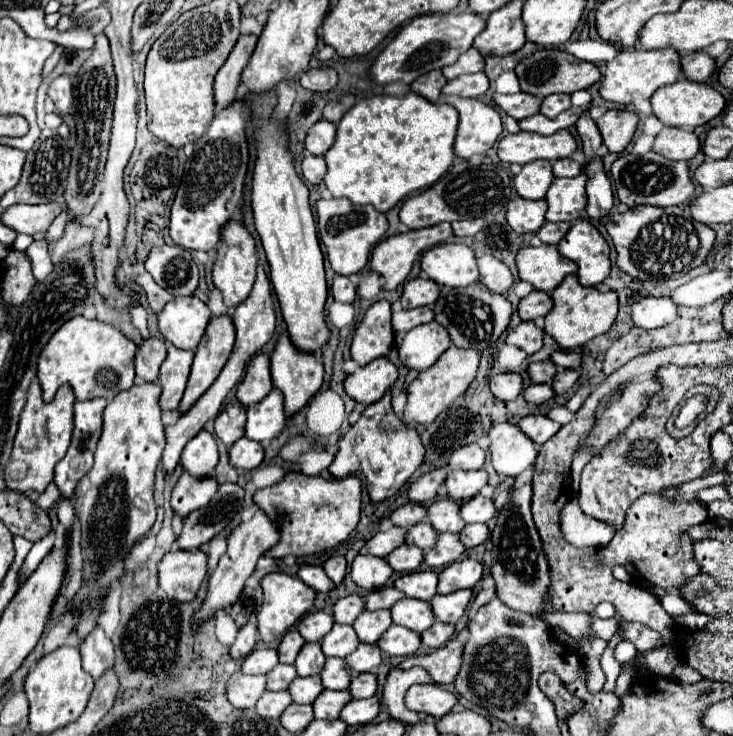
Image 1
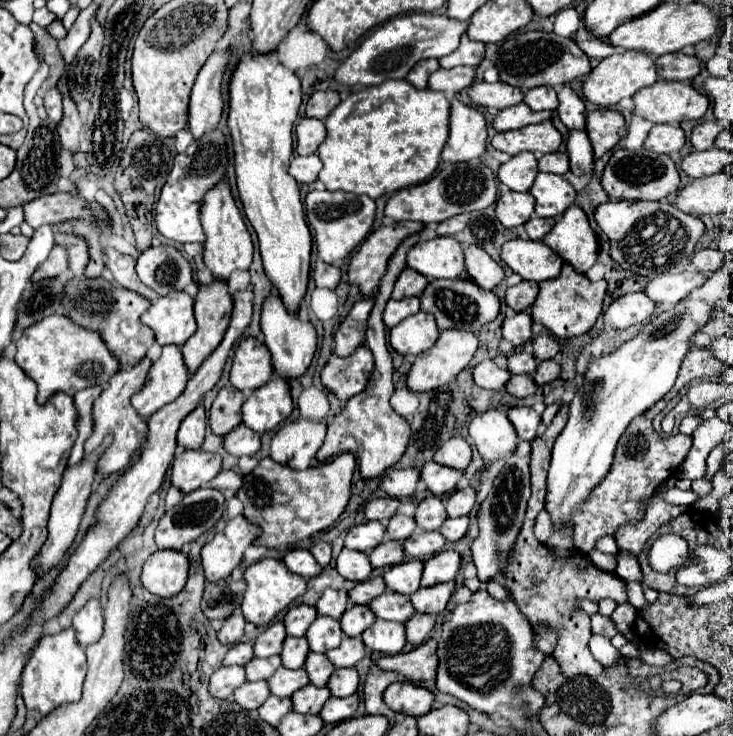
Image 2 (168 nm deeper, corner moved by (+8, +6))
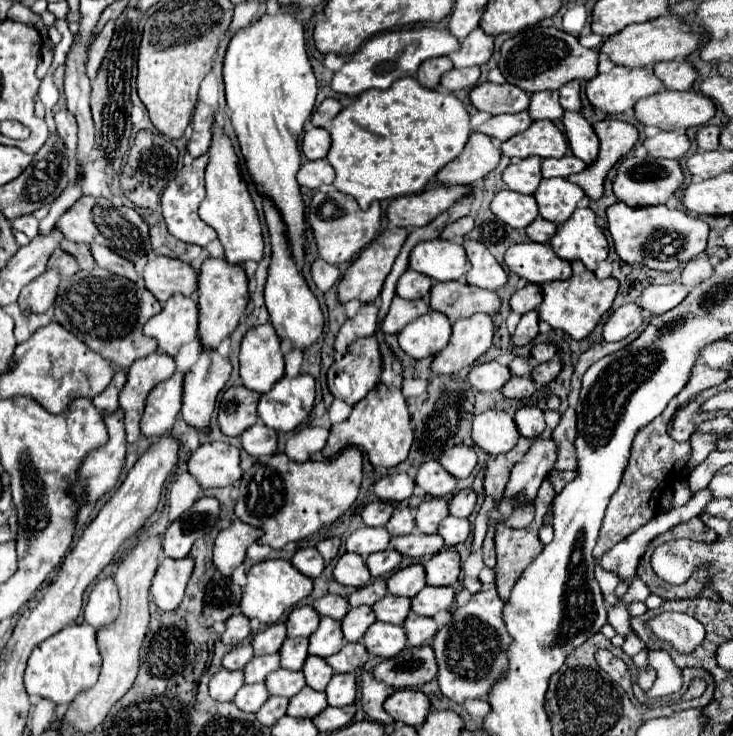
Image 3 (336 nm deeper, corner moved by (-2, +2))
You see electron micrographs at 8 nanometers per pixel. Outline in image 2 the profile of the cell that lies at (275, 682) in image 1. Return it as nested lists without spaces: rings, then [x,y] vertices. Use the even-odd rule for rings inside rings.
[[[279,656],[249,660],[249,664],[245,664],[247,680],[267,680],[279,666],[281,666],[281,658]]]

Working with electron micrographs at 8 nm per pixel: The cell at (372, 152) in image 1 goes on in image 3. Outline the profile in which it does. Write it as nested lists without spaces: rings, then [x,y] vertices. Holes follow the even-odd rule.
[[[415,78],[397,80],[387,90],[361,92],[353,104],[343,108],[333,120],[333,144],[327,154],[329,164],[335,168],[333,186],[343,194],[353,196],[363,210],[367,210],[373,200],[417,194],[447,162],[461,154],[469,134],[469,114],[465,112],[461,100],[457,100],[453,94],[423,88]]]

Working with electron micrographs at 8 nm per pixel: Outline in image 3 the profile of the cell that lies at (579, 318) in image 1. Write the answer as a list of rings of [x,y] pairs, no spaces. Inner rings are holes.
[[[579,260],[571,262],[571,266],[573,266],[573,276],[569,280],[547,282],[541,286],[543,302],[539,306],[539,320],[549,322],[549,326],[553,330],[563,330],[573,340],[583,340],[585,336],[589,336],[593,332],[593,328],[603,318],[603,314],[609,312],[609,308],[615,300],[619,282],[615,278],[597,280],[595,274],[591,270],[587,270]]]

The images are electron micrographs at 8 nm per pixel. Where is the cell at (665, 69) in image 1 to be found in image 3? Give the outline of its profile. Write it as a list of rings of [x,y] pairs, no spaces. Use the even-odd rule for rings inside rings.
[[[613,66],[607,74],[597,74],[587,82],[585,94],[595,110],[619,114],[637,104],[639,98],[651,96],[663,88],[653,68]]]

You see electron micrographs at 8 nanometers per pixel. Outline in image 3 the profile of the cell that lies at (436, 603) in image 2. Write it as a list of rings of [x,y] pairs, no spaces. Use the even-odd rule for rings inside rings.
[[[425,586],[411,600],[411,610],[417,612],[419,616],[435,616],[441,610],[449,610],[453,602],[455,602],[455,588],[453,586],[445,586],[445,588]]]

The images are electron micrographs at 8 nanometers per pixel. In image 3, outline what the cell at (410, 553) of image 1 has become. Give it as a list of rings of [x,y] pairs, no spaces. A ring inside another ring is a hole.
[[[387,548],[383,552],[377,552],[377,554],[367,556],[365,564],[367,564],[371,576],[373,578],[379,578],[379,576],[385,576],[385,574],[393,572],[401,564],[401,560],[403,560],[403,556],[395,548]]]

